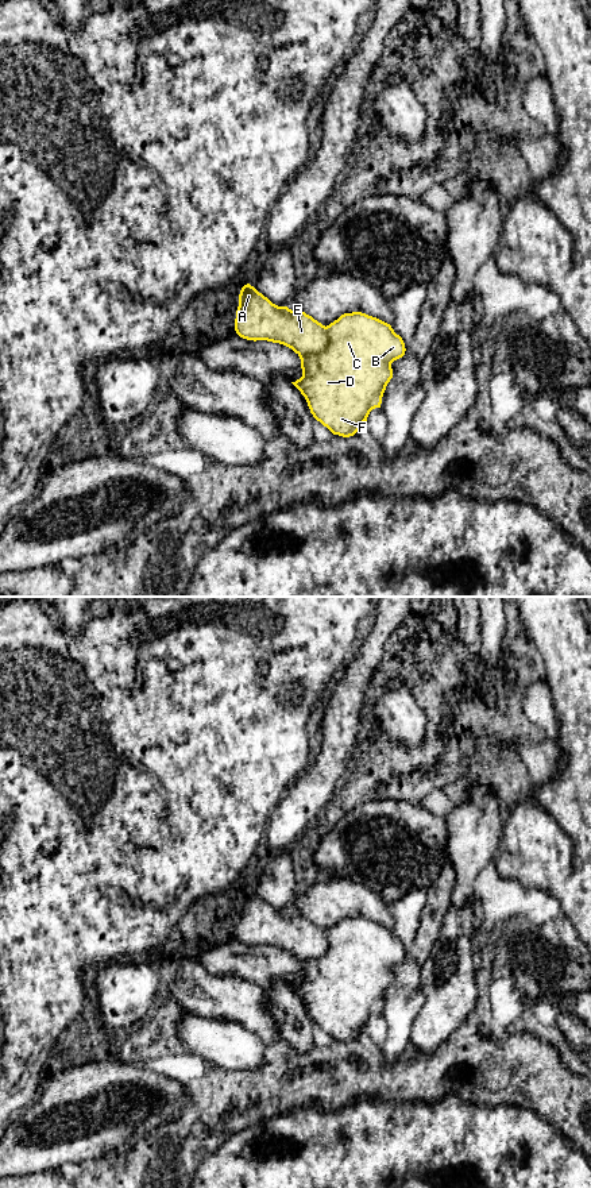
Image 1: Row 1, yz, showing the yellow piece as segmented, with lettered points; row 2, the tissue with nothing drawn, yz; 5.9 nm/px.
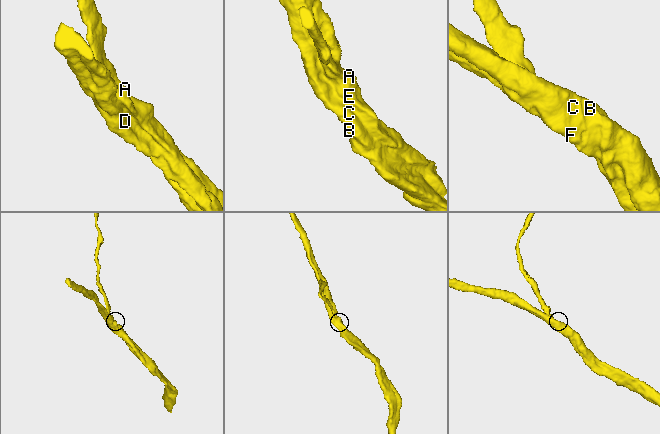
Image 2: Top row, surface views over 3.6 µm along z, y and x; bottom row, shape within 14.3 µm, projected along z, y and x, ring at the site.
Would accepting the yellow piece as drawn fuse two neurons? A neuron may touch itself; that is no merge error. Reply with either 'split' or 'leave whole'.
leave whole

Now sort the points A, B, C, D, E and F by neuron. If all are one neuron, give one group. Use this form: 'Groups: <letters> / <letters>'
Groups: A B C D E F

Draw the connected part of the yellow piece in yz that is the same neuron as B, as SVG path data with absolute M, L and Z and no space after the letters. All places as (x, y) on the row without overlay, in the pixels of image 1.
M250 888L239 899L235 923L236 938L247 945L267 945L291 953L301 964L302 981L291 987L305 1002L313 1022L333 1040L354 1041L367 1026L370 1017L381 1012L387 988L393 983L391 968L405 960L405 948L390 929L362 917L344 918L329 930L322 930L305 917L294 917L287 911L278 911L259 898Z

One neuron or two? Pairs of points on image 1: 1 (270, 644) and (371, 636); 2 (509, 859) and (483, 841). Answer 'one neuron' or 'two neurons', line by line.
1: two neurons
2: two neurons

